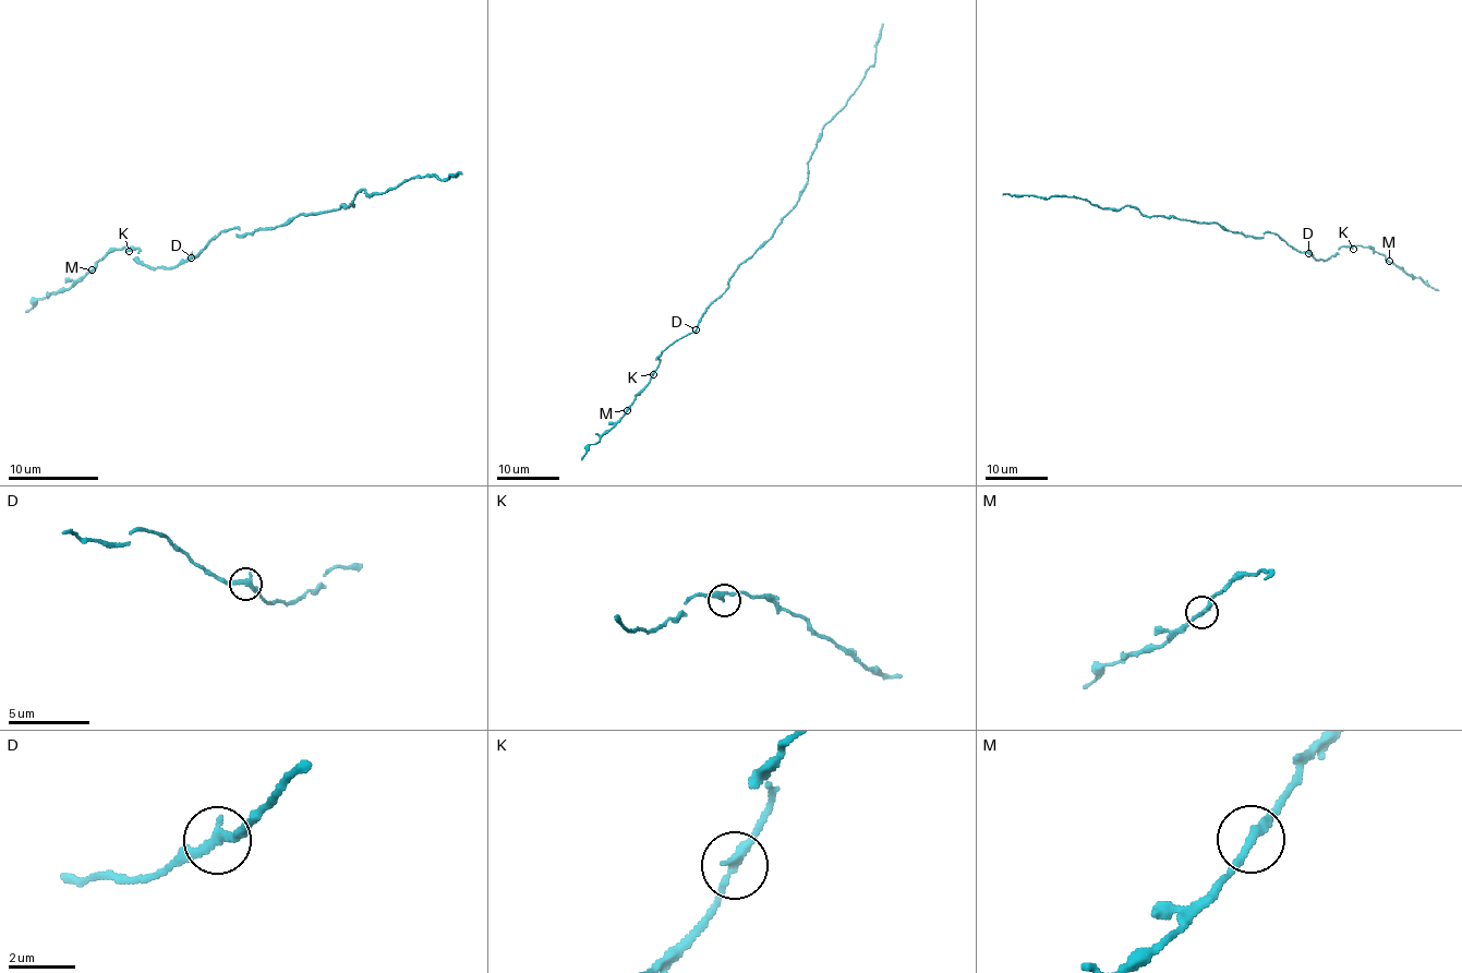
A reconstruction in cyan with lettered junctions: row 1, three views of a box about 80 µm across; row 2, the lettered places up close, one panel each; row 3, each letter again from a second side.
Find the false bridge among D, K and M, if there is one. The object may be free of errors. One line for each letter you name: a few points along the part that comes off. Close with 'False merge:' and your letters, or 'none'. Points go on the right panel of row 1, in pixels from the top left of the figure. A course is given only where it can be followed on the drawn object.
False merge: none

